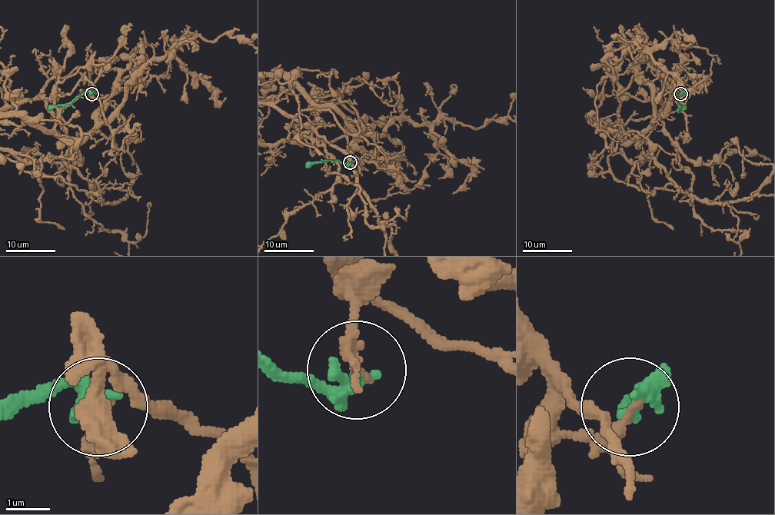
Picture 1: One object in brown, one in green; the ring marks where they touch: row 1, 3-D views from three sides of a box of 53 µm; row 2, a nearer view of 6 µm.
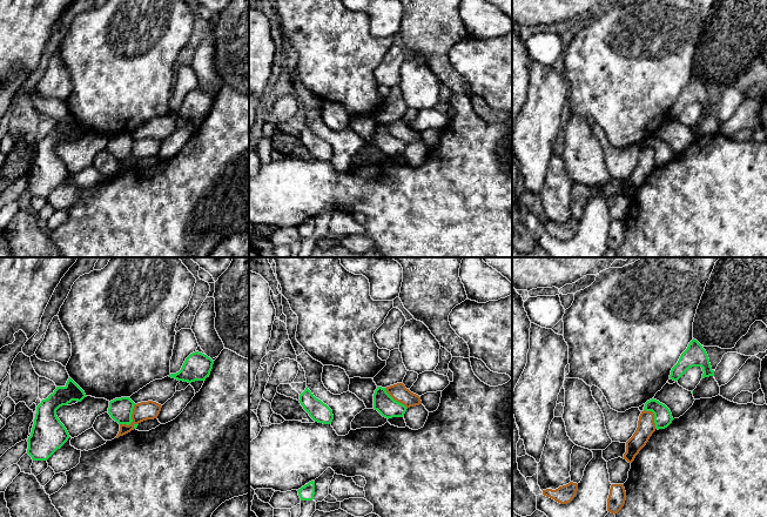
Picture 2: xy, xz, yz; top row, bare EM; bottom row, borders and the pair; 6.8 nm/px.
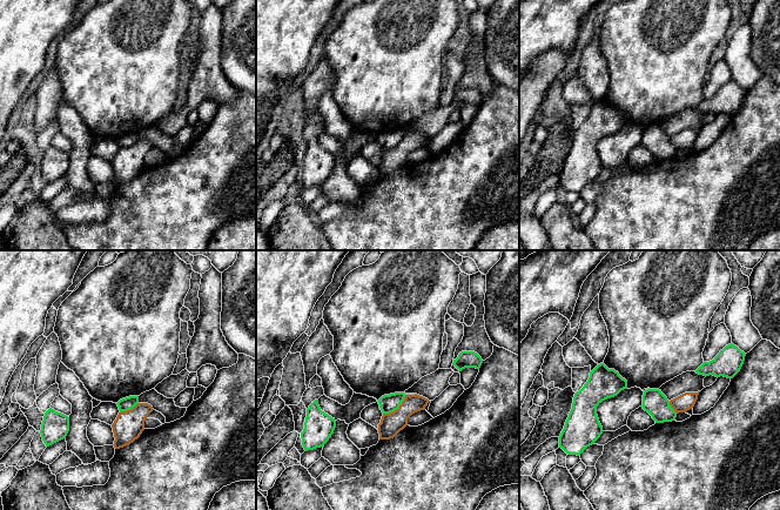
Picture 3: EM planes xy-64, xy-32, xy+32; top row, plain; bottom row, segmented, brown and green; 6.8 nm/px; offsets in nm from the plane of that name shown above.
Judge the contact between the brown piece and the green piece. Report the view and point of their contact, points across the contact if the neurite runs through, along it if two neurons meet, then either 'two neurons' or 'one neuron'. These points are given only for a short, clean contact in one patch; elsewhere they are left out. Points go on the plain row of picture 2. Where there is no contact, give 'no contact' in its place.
xy (132, 155) | along xy (135, 141), (132, 148), (132, 158), (128, 161), (120, 161) | two neurons

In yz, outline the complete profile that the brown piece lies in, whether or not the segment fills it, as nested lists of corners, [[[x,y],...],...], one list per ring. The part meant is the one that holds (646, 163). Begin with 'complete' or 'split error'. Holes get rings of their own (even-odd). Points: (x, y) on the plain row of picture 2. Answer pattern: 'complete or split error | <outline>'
complete | [[[646,147],[641,148],[638,157],[638,164],[633,173],[626,179],[626,189],[623,195],[628,200],[632,200],[654,168],[654,150]]]

